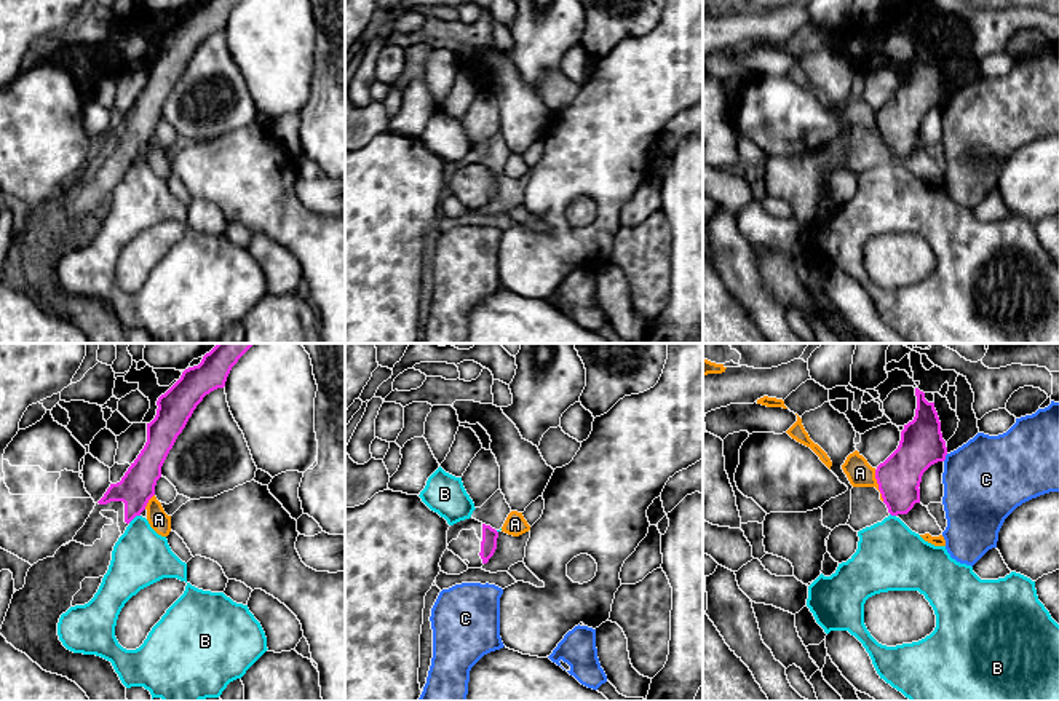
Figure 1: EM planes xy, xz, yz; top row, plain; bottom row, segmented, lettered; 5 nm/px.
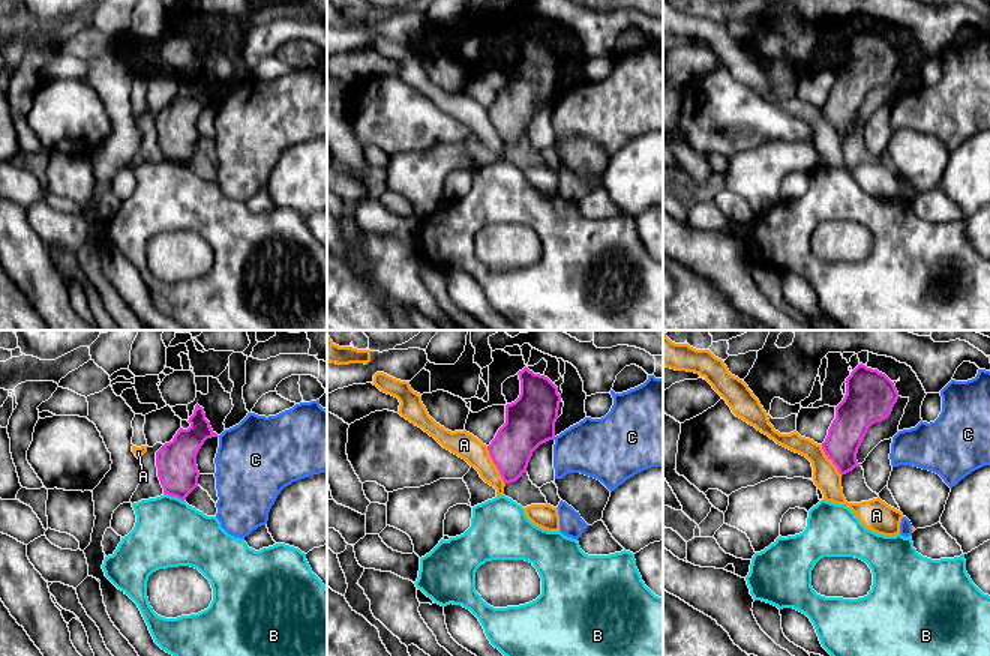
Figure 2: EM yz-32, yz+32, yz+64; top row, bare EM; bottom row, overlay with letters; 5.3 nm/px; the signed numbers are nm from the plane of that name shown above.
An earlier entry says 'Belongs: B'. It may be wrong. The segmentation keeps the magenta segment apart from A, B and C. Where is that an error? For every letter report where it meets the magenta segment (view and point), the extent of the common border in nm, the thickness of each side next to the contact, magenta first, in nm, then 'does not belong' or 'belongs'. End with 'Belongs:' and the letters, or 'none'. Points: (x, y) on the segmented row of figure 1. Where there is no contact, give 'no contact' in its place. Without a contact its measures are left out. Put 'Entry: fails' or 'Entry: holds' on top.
Entry: fails
A: meets magenta in yz at (879, 486); contact 170 nm long; 220 nm thick on the magenta side, 140 nm on the other; does not belong
B: meets magenta in xy at (133, 518); contact 80 nm long; 180 nm thick on the magenta side, 280 nm on the other; does not belong
C: meets magenta in yz at (944, 457); contact 50 nm long; 220 nm thick on the magenta side, 420 nm on the other; does not belong
Belongs: none

